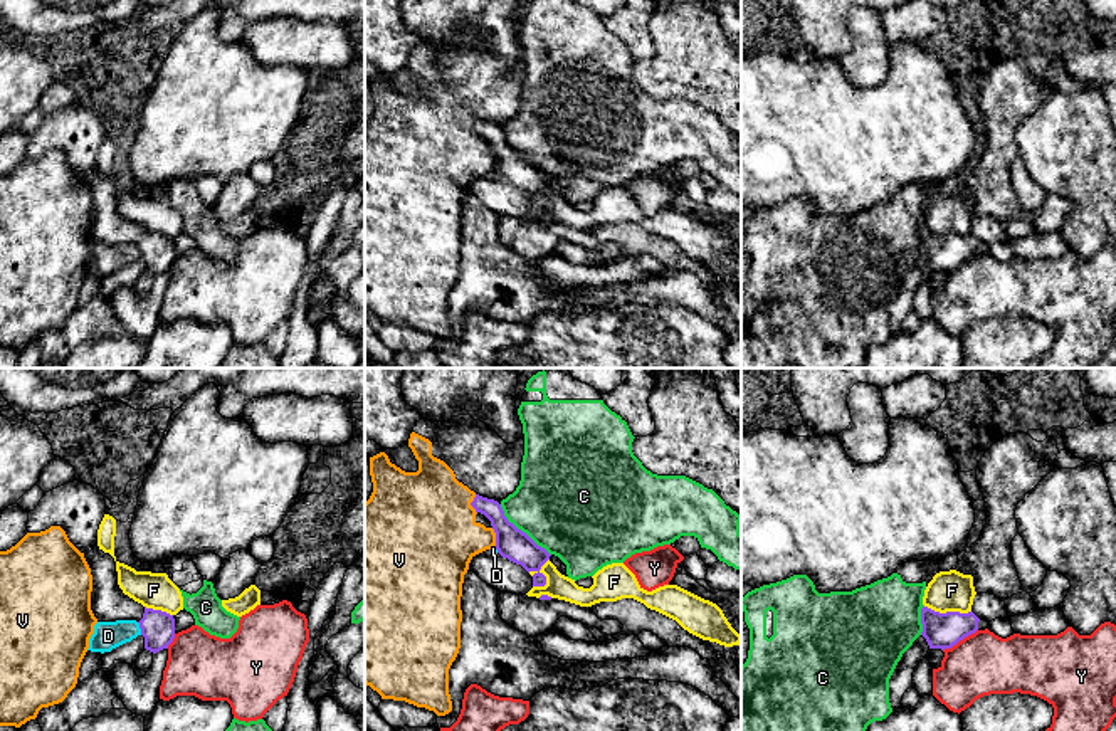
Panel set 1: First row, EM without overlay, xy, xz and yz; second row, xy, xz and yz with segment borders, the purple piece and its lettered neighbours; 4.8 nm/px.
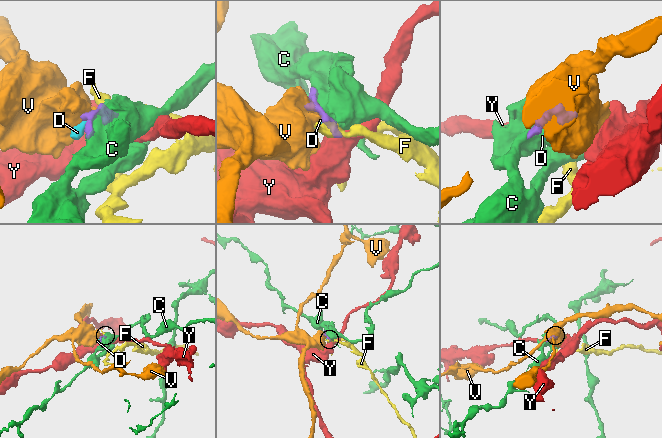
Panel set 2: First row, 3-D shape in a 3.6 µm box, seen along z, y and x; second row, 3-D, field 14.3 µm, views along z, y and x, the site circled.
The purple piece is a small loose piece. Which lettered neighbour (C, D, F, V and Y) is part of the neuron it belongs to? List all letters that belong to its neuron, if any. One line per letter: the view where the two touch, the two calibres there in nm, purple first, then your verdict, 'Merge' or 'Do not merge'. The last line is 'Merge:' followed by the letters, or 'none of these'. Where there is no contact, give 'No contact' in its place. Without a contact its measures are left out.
C: Touches purple in xz. Thickness 150 nm (purple) against 460 nm. Do not merge
D: Touches purple in xy. Thickness 160 nm (purple) against 140 nm. Do not merge
F: Touches purple in xz. Thickness 150 nm (purple) against 120 nm. Do not merge
V: Touches purple in xz. Thickness 140 nm (purple) against 500 nm. Do not merge
Y: Touches purple in yz. Thickness 180 nm (purple) against 300 nm. Do not merge
Merge: none of these

